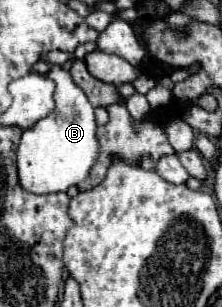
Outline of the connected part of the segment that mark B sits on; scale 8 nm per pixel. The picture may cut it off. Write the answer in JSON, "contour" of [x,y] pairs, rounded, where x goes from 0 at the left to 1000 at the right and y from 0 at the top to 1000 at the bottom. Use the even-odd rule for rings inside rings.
{"contour":[[[239,212],[212,251],[257,277],[248,362],[167,394],[140,420],[113,420],[77,479],[86,596],[113,622],[167,635],[302,622],[311,609],[365,596],[401,570],[401,550],[428,537],[446,498],[428,355],[392,309],[329,270],[320,238],[266,212]]]}

